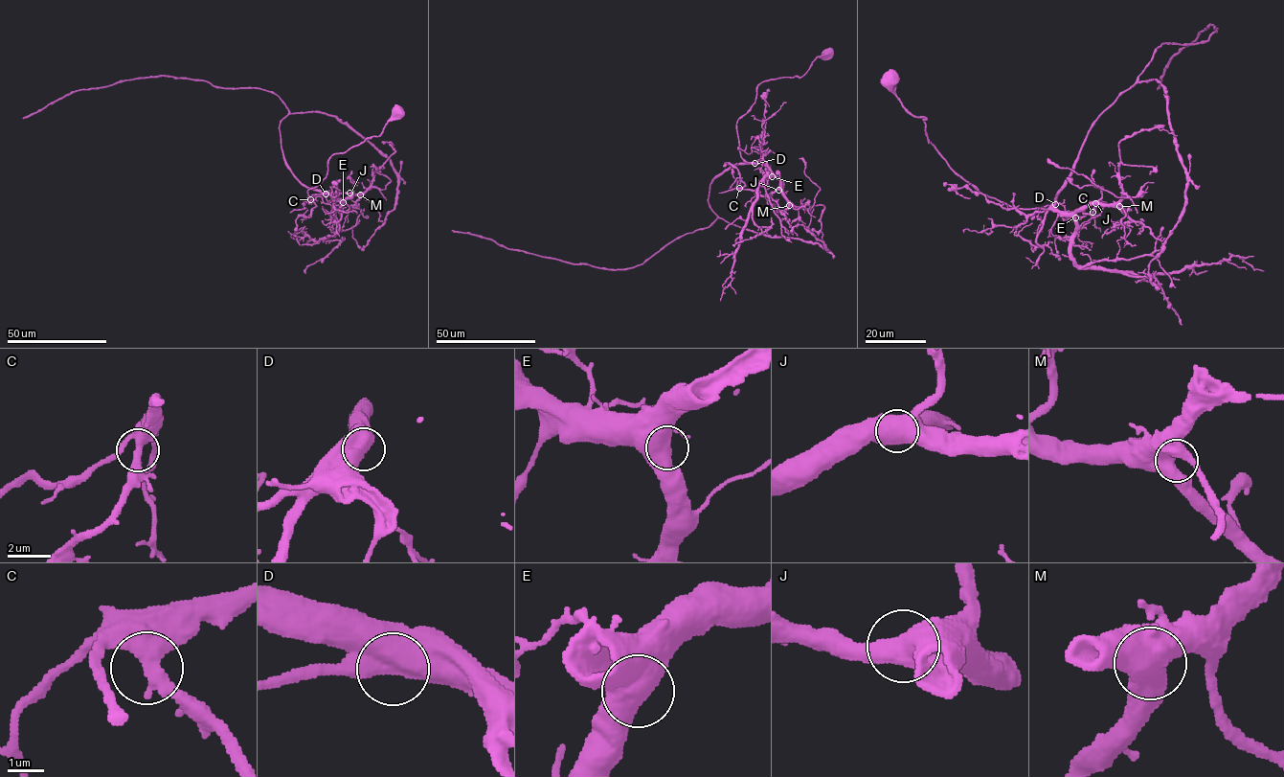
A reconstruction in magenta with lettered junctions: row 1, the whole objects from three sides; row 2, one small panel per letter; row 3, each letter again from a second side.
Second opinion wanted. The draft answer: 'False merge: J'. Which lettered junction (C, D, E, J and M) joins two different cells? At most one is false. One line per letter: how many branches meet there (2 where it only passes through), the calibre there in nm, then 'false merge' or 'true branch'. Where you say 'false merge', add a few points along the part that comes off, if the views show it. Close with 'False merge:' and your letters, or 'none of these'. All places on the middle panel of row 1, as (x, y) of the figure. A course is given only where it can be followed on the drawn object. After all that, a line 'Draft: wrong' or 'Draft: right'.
C: 2 branches meet; 500 nm thick; true branch
D: 1 branches meet; 850 nm thick; true branch
E: 1 branches meet; 800 nm thick; true branch
J: 2 branches meet; 600 nm thick; true branch
M: 2 branches meet; 600 nm thick; true branch
False merge: none of these
Draft: wrong

